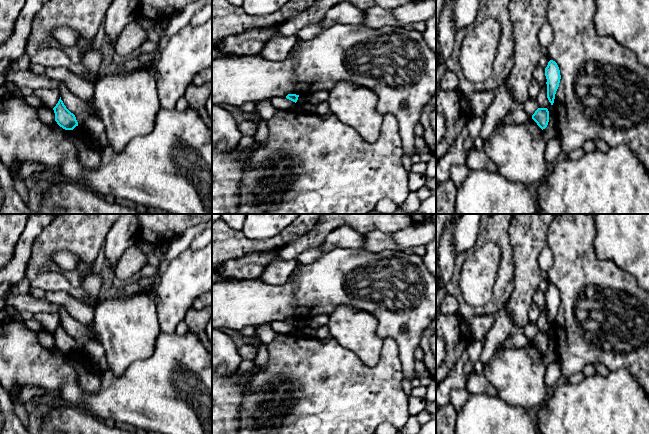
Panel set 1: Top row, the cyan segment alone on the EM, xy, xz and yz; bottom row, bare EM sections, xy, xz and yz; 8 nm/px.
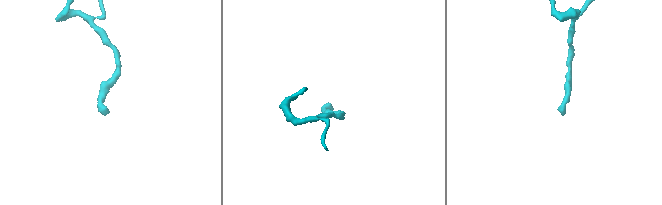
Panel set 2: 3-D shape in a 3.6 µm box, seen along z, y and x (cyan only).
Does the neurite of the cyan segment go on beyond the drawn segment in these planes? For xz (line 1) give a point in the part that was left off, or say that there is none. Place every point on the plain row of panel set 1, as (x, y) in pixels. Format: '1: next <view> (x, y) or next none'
1: next none

